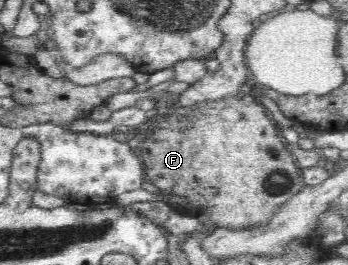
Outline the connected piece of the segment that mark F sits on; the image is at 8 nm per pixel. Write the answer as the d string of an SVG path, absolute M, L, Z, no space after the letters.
M229 95L217 100L199 101L189 106L176 104L165 116L155 120L153 133L144 136L136 141L137 154L144 167L144 178L160 189L160 194L164 196L167 203L182 203L184 211L182 215L192 215L198 218L200 223L209 227L211 224L216 228L253 228L260 224L265 224L272 214L291 197L294 197L306 184L301 177L300 168L297 166L295 156L288 148L287 142L280 135L280 128L277 123L266 115L266 109L262 103L254 101L252 96Z

